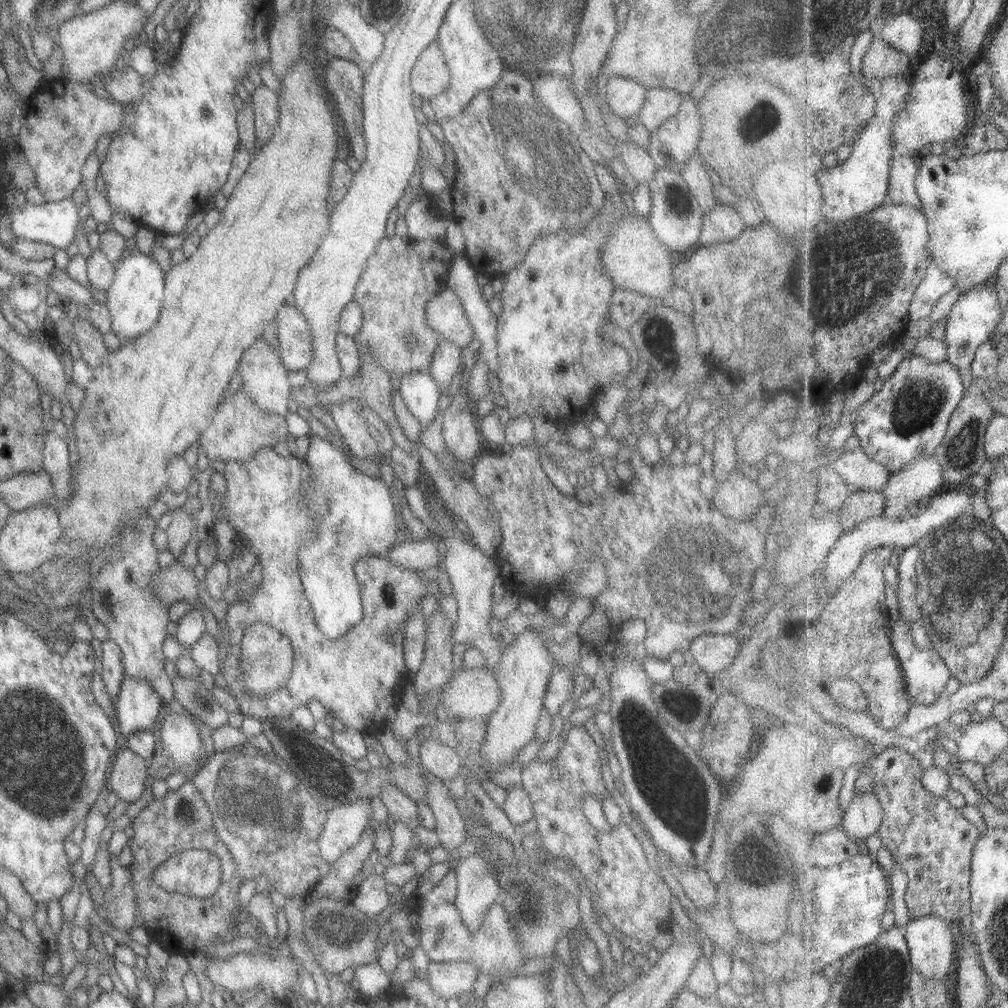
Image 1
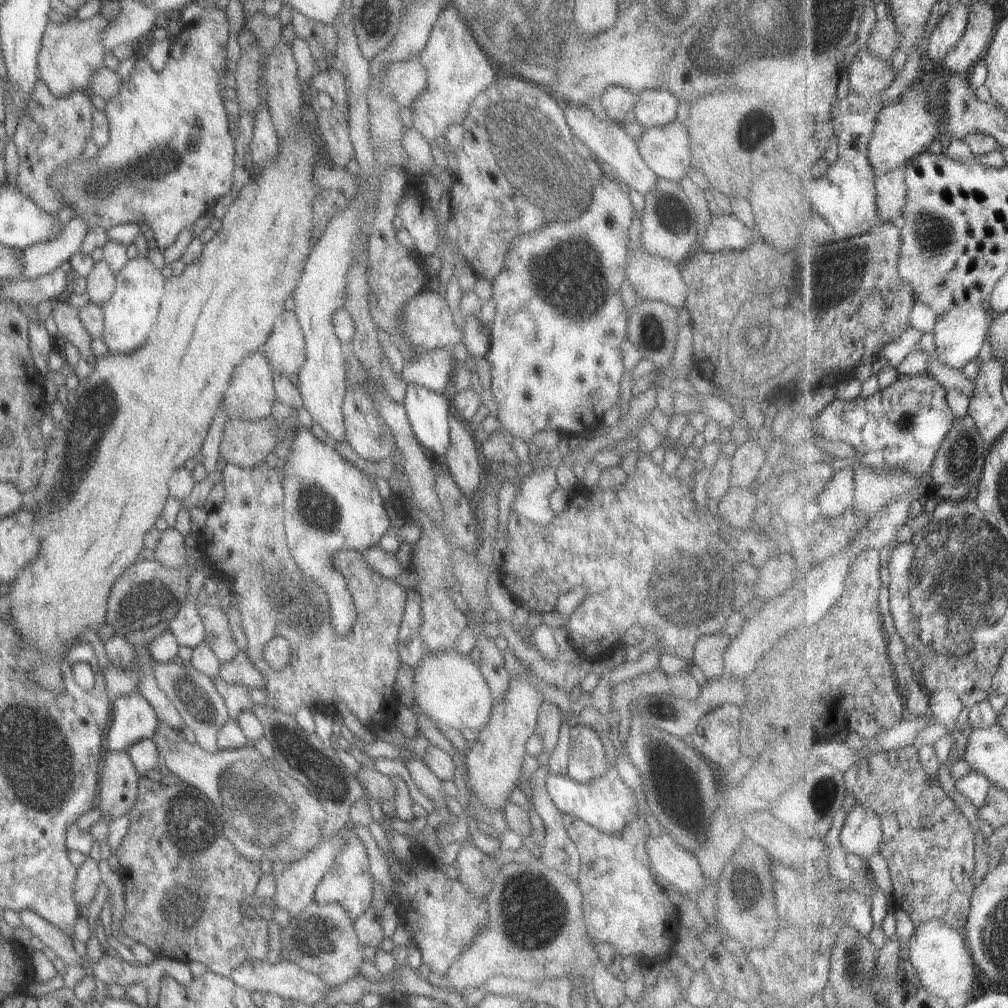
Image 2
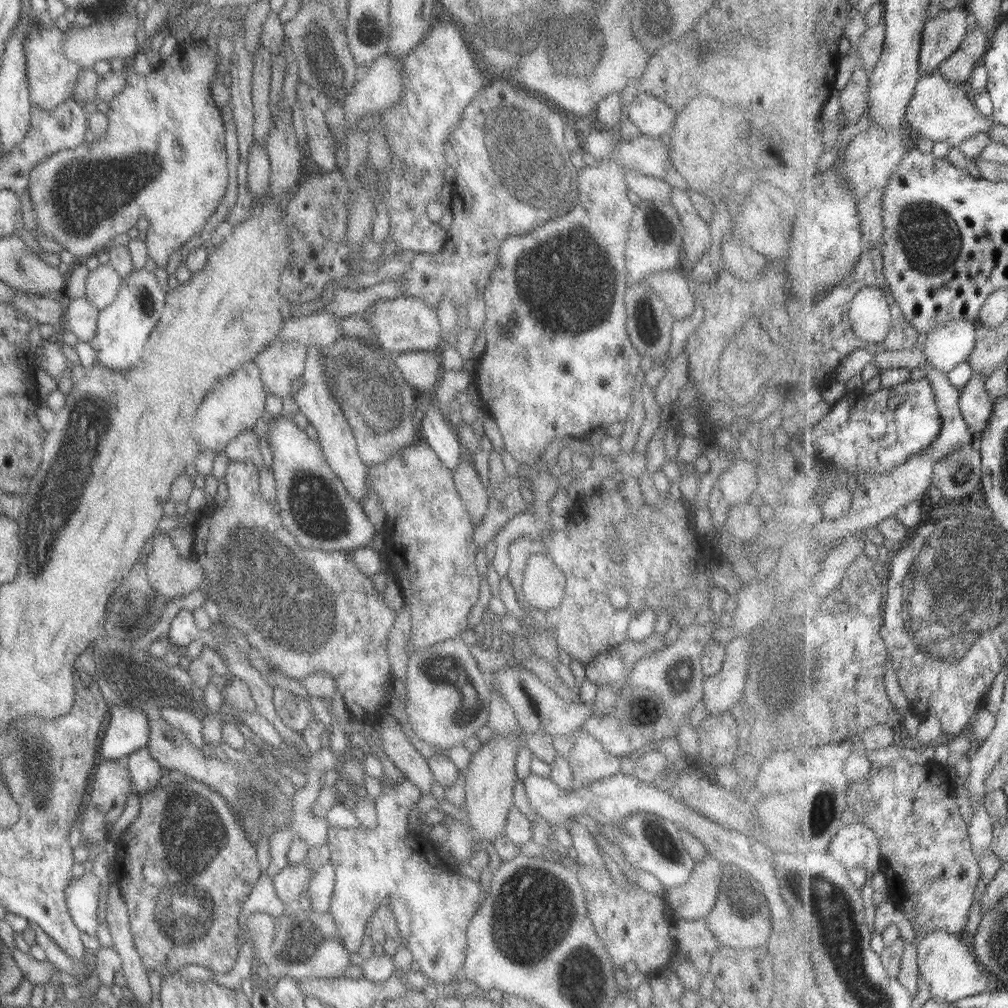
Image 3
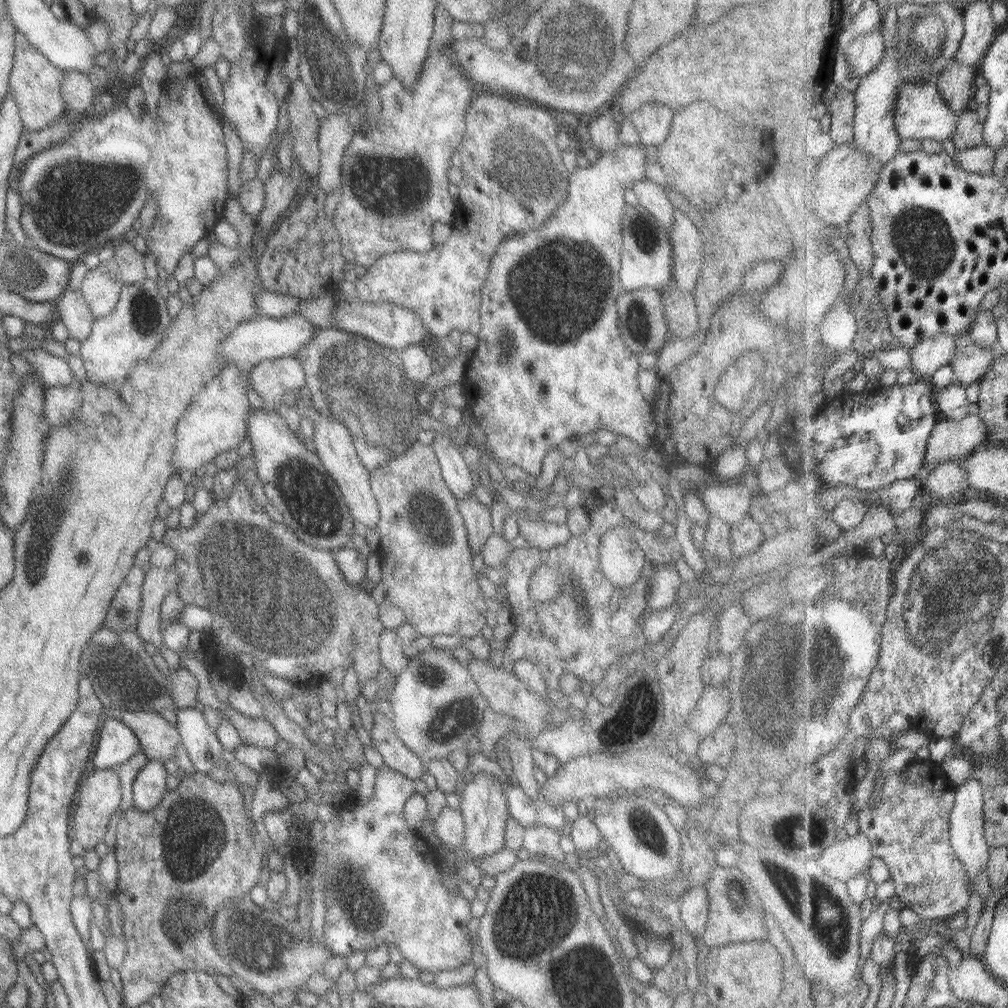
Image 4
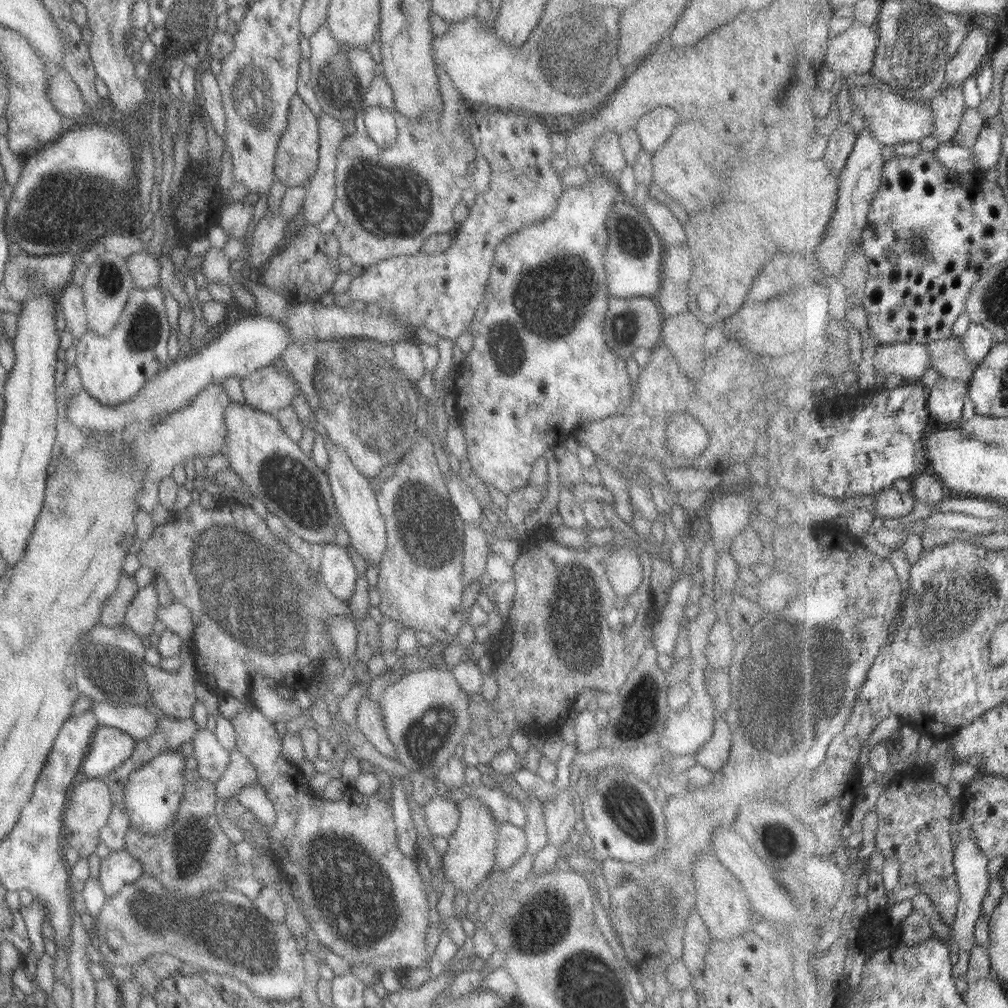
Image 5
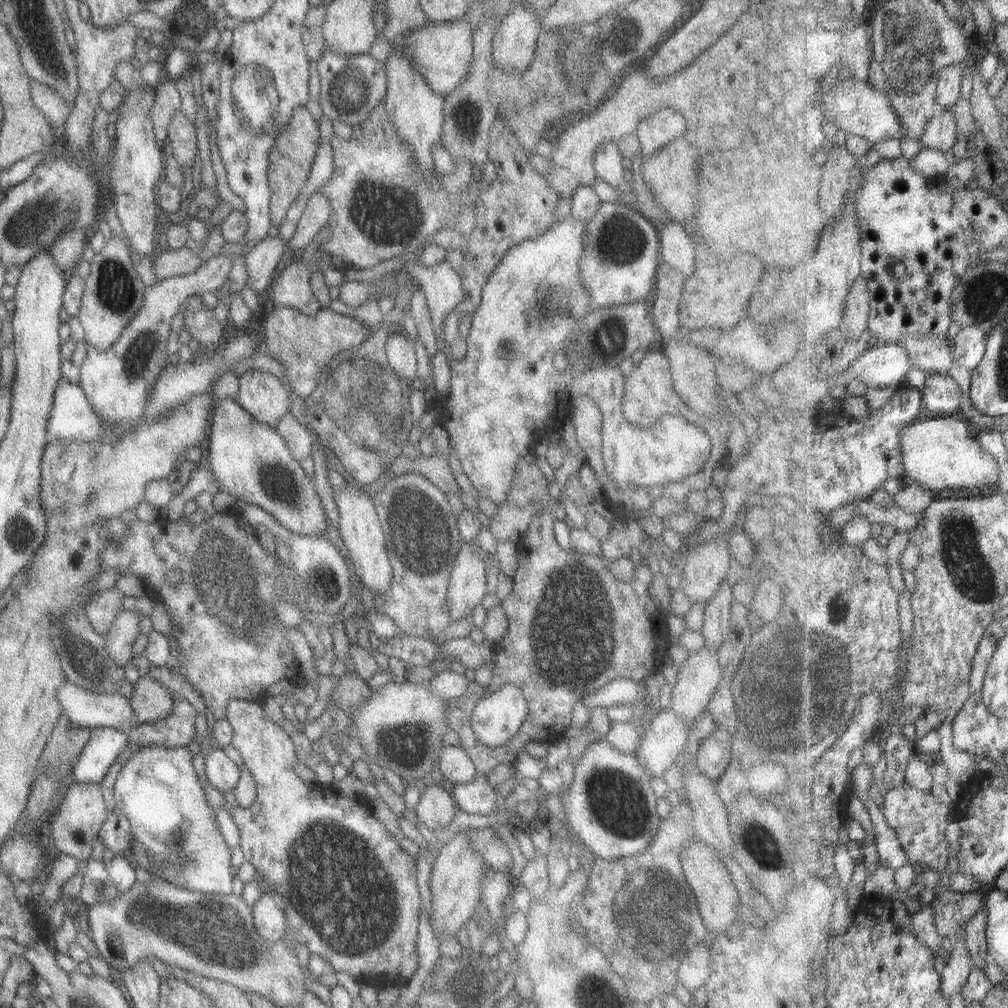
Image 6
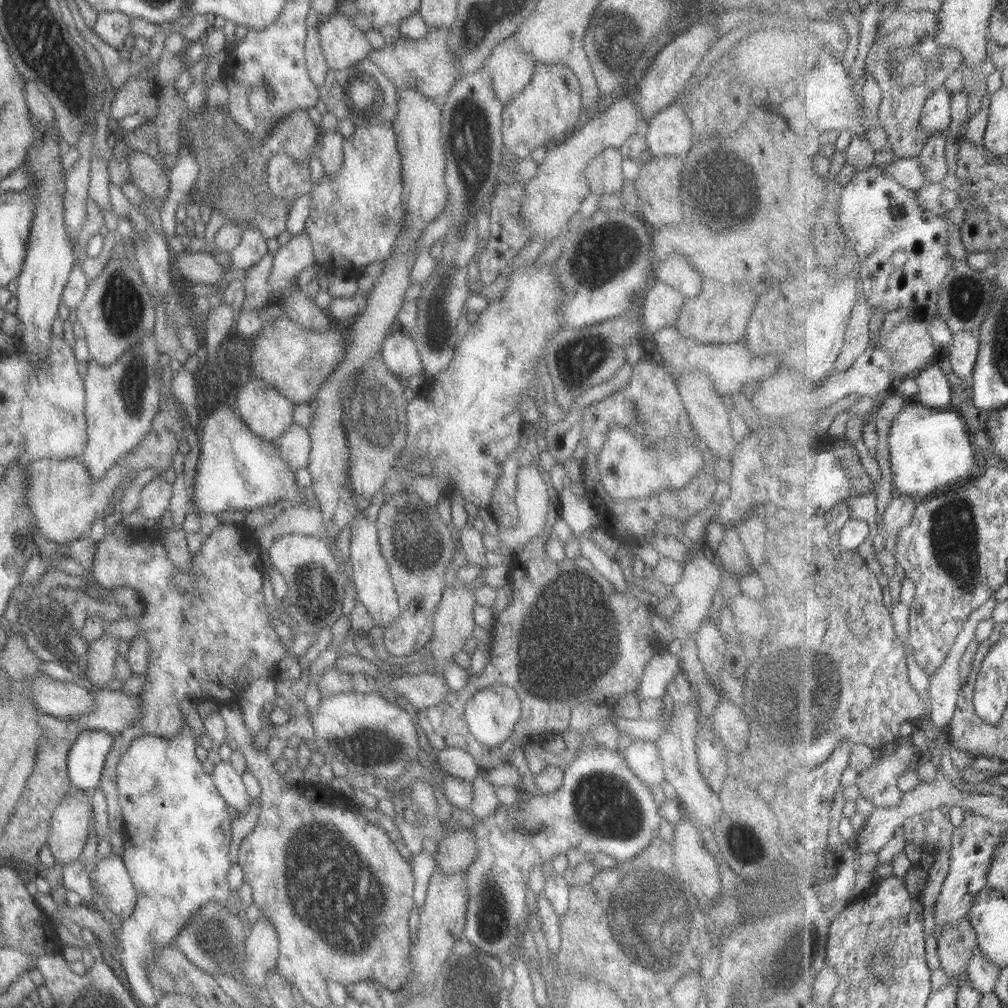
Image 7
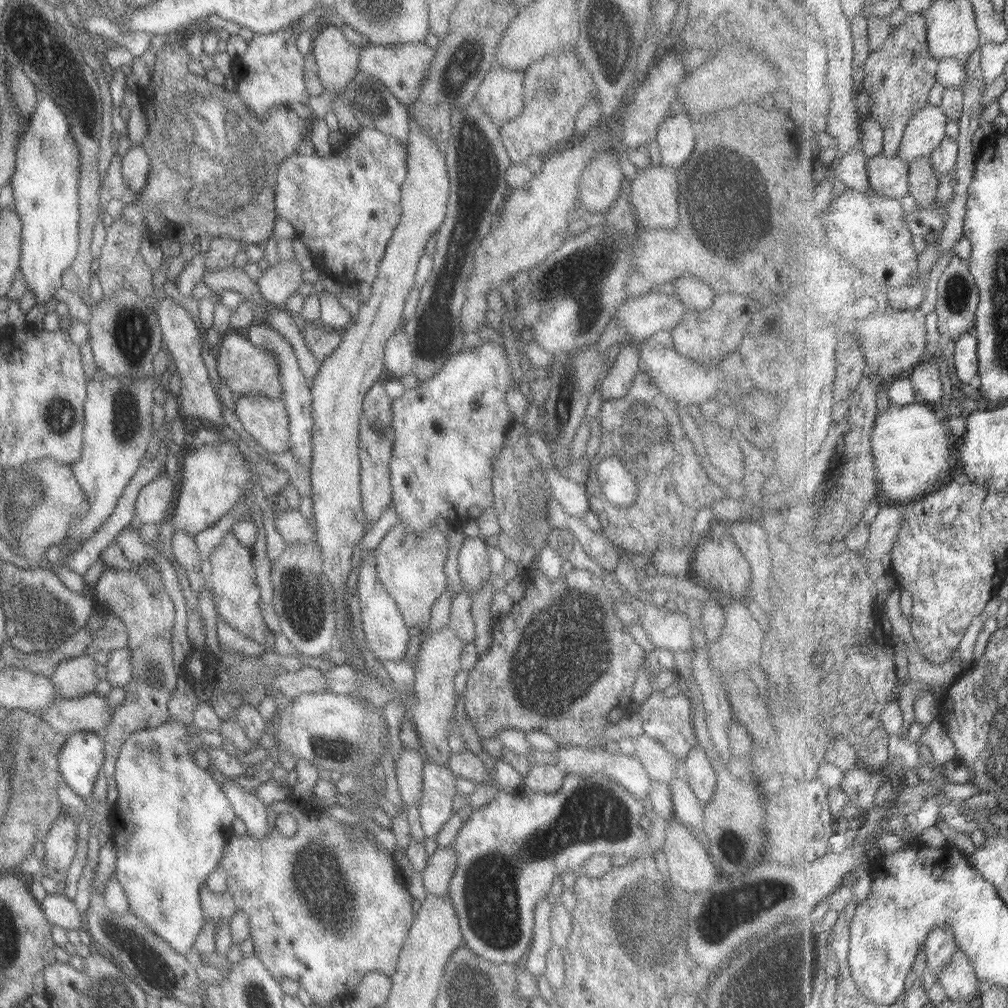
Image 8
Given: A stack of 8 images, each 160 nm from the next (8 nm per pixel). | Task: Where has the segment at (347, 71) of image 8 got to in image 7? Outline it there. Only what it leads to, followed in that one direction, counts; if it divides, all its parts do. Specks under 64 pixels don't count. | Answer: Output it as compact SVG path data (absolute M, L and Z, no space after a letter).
M334 13L316 28L328 70L352 70L354 64L365 59L371 49L364 32L355 29L351 22L352 17Z

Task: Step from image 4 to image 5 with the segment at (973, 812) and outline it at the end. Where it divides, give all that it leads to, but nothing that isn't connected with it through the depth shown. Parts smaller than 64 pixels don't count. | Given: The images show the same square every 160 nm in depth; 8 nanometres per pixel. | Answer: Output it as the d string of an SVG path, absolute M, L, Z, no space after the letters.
M964 814L960 816L960 840L955 843L954 863L956 866L956 874L958 875L958 883L961 890L962 901L959 903L958 914L955 922L952 924L952 938L958 944L959 951L965 952L969 950L969 956L976 946L973 941L973 934L975 934L975 924L981 918L983 910L983 901L985 900L988 886L992 880L992 876L987 872L989 866L989 859L987 855L977 846L976 840L972 835L972 830L964 818Z

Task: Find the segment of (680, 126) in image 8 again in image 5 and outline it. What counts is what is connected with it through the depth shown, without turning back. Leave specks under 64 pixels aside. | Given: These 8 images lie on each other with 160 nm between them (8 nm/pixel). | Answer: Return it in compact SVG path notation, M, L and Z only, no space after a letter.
M661 106L652 108L640 116L633 129L637 132L641 150L645 150L645 153L651 156L670 135L675 122L677 114L671 108L661 108Z

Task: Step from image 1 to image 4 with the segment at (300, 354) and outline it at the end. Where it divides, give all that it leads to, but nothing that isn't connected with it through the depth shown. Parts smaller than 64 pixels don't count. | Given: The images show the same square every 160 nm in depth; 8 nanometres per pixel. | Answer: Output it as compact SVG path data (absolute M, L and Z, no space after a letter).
M294 356L263 360L247 375L249 386L260 396L263 411L274 411L285 392L304 386L304 372Z

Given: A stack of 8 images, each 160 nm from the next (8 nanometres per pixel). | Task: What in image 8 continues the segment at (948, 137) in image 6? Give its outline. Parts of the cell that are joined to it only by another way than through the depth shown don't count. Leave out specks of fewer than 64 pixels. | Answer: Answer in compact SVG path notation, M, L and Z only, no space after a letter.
M931 156L915 159L909 168L910 195L917 202L918 208L927 208L929 204L935 204L935 194L939 190L941 177L937 177L935 173Z

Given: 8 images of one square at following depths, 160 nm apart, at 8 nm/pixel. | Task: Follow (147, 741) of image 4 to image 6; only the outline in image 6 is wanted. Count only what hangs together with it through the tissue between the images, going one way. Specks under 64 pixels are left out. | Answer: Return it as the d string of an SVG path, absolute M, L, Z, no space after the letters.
M65 681L57 688L57 703L61 715L77 729L113 727L127 732L135 726L129 700L118 693L89 692Z

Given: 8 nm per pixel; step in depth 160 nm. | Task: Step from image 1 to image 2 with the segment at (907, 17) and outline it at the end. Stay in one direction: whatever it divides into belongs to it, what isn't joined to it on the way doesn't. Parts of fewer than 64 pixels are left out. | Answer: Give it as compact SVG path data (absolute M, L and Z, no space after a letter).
M889 16L876 21L875 27L870 31L867 43L871 54L881 60L892 60L900 45L900 32L896 27L894 17Z

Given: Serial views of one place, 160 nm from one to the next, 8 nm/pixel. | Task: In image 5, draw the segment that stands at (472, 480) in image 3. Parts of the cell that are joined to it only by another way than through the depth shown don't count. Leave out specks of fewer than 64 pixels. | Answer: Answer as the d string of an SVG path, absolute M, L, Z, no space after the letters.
M463 524L462 527L462 559L461 584L463 590L471 582L481 581L486 559L490 555L489 544L486 543L484 531L478 524Z

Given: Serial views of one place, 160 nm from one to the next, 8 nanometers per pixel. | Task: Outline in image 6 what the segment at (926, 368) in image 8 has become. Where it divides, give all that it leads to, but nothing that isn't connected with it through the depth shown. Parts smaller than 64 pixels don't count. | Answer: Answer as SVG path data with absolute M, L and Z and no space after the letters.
M928 373L923 388L925 412L937 417L948 417L959 412L963 400L961 384L952 375Z

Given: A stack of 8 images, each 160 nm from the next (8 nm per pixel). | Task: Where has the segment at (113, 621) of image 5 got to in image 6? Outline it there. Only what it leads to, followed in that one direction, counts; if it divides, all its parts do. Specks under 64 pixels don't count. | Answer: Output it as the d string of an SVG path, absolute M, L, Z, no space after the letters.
M115 586L104 591L98 591L88 597L84 604L85 616L91 629L104 636L114 619L121 610L120 600L123 596Z

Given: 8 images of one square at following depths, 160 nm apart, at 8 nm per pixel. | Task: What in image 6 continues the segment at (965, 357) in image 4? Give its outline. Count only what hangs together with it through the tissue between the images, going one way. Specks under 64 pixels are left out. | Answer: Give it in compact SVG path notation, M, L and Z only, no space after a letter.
M903 336L899 344L907 349L911 368L920 368L928 373L951 375L954 364L954 343L947 338L935 336Z

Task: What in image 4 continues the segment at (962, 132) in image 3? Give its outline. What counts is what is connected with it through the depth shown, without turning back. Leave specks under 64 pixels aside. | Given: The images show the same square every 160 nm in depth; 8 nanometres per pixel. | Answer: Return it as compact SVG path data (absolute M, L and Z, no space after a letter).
M937 82L923 84L905 83L898 88L898 99L894 108L895 126L902 140L933 138L934 141L943 143L944 140L952 141L952 136L957 130L958 116L946 103L938 89Z

